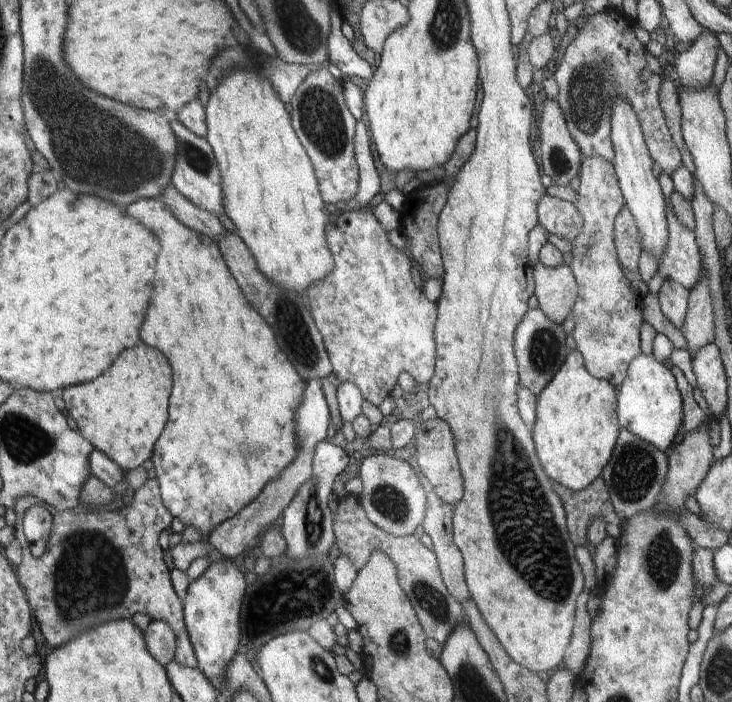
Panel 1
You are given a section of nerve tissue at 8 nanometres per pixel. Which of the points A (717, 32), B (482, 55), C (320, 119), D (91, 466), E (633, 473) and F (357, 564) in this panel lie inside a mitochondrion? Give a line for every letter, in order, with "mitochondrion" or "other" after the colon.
A: other
B: other
C: mitochondrion
D: other
E: mitochondrion
F: other

